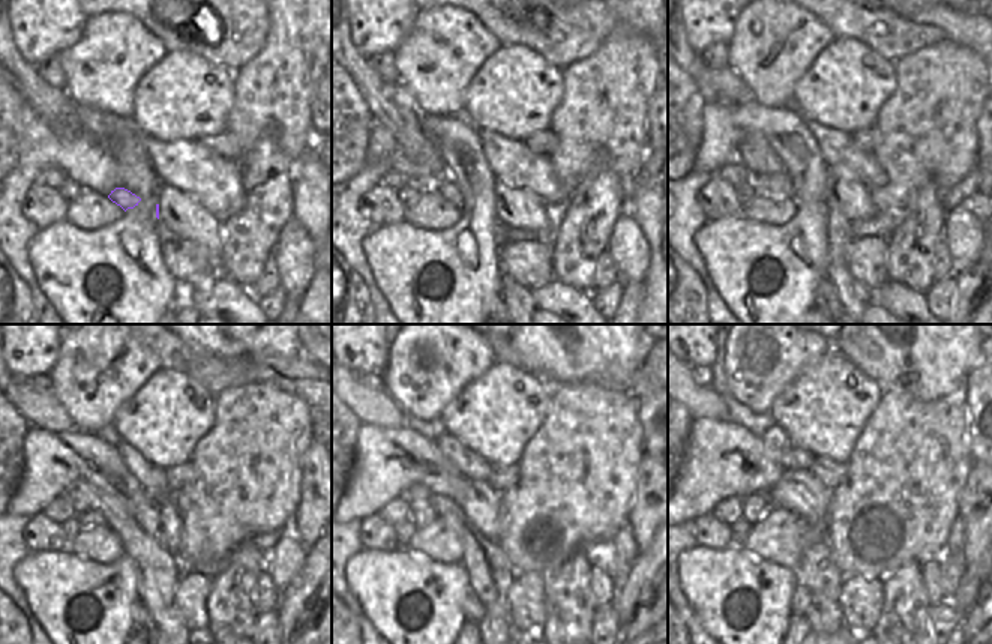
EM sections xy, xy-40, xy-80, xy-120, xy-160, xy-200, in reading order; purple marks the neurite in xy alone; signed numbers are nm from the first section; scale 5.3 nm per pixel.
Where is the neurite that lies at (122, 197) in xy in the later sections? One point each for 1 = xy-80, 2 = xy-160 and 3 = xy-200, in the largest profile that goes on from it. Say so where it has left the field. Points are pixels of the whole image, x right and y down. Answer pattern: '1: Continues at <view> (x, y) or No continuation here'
1: Continues at xy-80 (776, 186)
2: Continues at xy-160 (419, 514)
3: Continues at xy-200 (754, 506)

